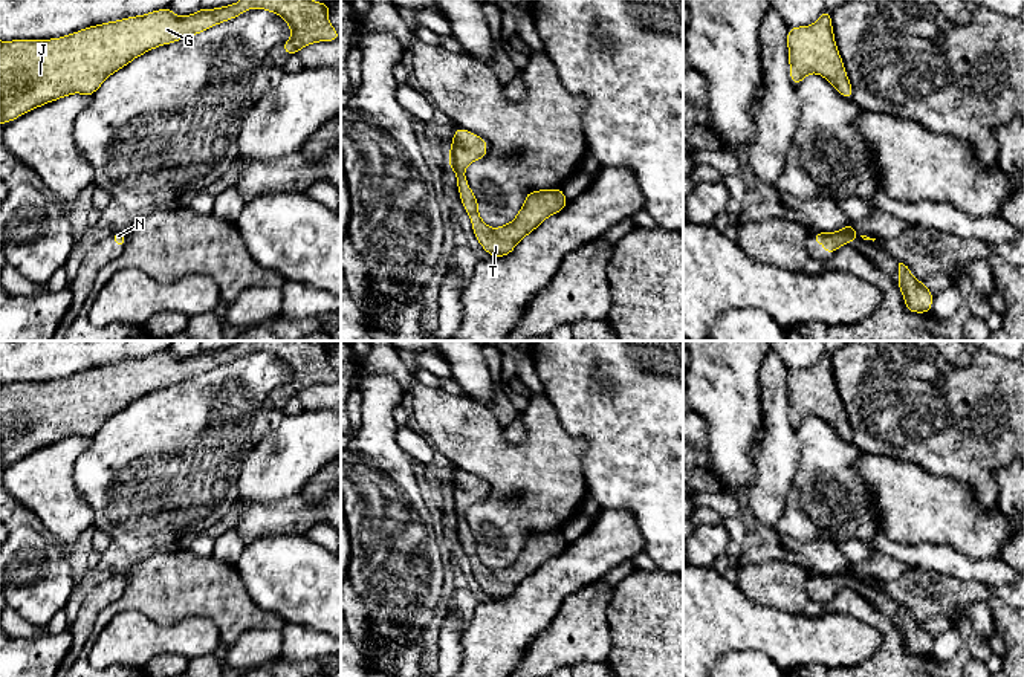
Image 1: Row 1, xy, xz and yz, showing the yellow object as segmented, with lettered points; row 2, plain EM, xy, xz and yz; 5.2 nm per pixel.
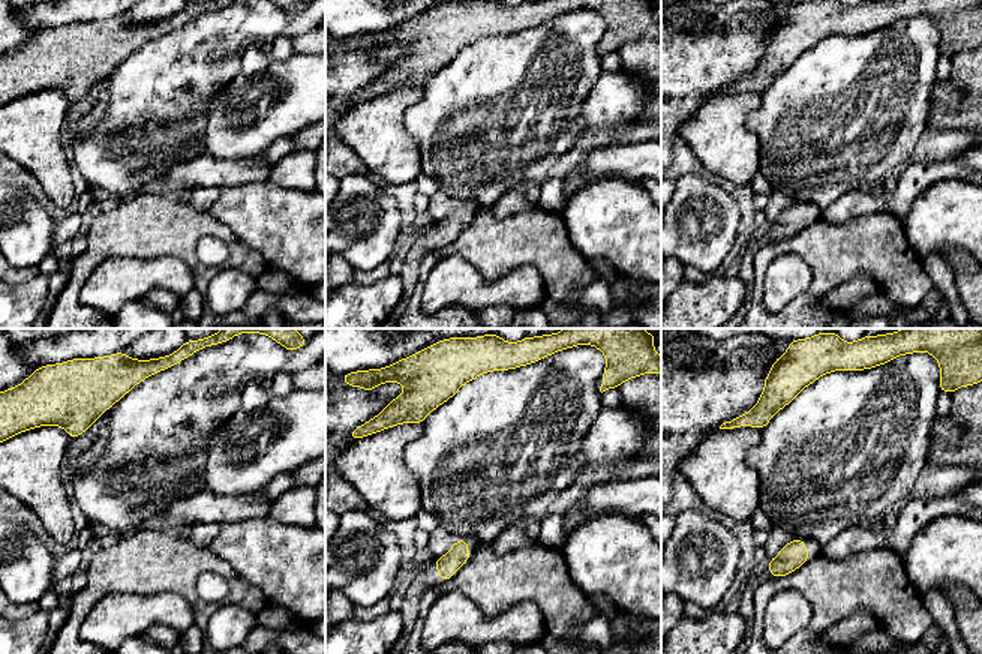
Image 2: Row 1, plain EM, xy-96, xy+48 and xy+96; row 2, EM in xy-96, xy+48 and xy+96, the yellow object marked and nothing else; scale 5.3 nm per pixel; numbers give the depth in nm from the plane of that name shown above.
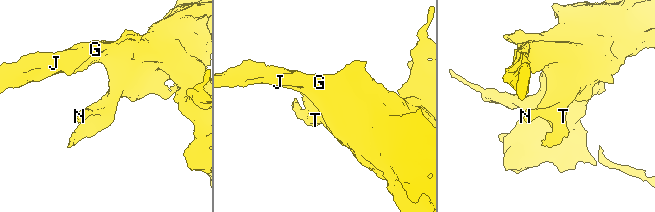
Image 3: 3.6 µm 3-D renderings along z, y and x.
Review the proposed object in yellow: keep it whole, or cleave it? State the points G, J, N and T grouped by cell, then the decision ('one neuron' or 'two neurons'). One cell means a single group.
G J N T; one neuron

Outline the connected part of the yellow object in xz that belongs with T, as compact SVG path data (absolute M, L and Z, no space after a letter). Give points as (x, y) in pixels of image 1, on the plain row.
M462 469L455 471L448 497L451 512L457 517L457 532L465 553L469 558L474 578L491 599L509 598L521 581L535 573L546 561L559 556L569 546L562 530L529 533L524 546L510 565L491 570L478 556L478 541L468 527L465 512L475 503L484 501L488 486L483 480Z

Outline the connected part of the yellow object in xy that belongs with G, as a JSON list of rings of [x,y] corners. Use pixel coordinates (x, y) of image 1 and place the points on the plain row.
[[[243,341],[183,359],[162,350],[60,381],[0,382],[0,466],[73,436],[92,439],[110,417],[148,393],[202,376],[249,351],[274,355],[289,367],[292,379],[281,387],[289,399],[307,387],[341,381],[329,364],[330,347],[310,341]]]

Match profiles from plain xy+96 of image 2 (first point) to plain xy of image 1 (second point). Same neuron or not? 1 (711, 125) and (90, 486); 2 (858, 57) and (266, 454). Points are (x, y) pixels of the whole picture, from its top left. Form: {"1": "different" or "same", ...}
{"1": "different", "2": "different"}

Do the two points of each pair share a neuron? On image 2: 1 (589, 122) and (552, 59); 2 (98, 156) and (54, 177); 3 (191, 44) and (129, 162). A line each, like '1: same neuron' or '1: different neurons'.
1: different neurons
2: different neurons
3: same neuron

